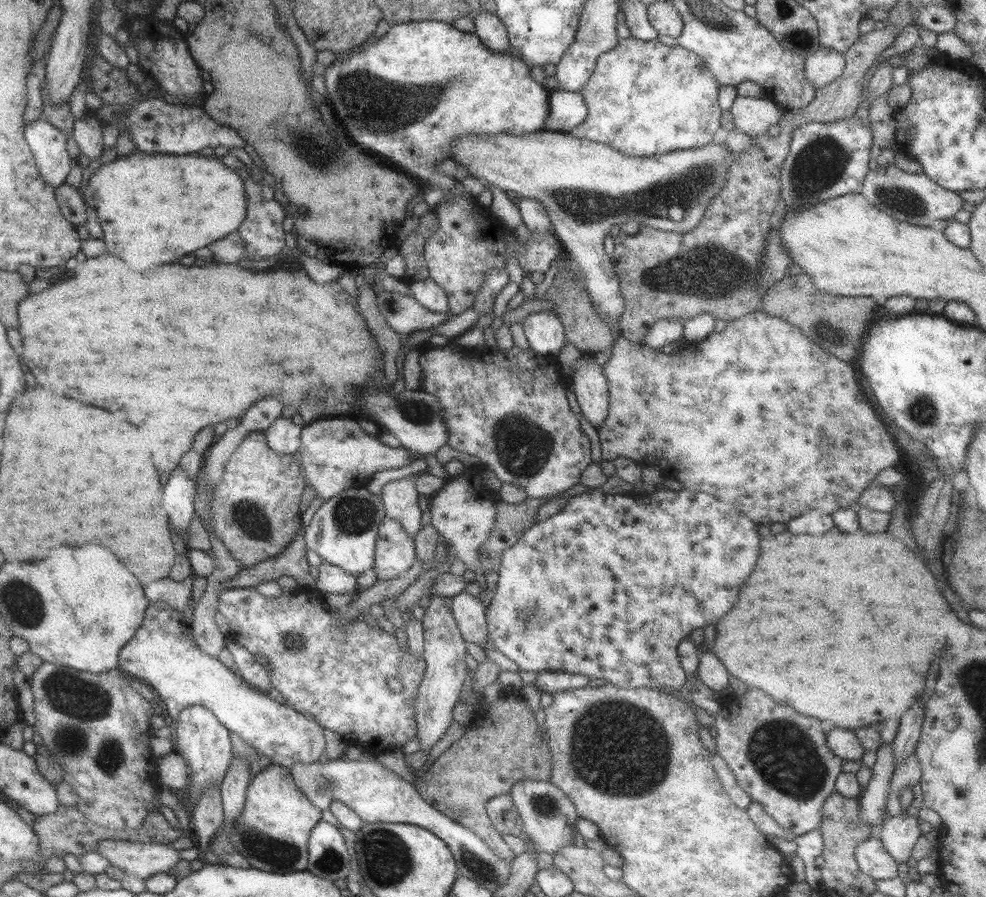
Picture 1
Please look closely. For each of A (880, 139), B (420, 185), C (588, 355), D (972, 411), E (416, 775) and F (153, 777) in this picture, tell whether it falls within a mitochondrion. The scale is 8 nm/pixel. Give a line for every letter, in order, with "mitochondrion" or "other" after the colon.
A: other
B: other
C: other
D: other
E: other
F: other

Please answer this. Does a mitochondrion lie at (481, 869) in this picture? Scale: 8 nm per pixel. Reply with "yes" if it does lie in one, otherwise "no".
yes

